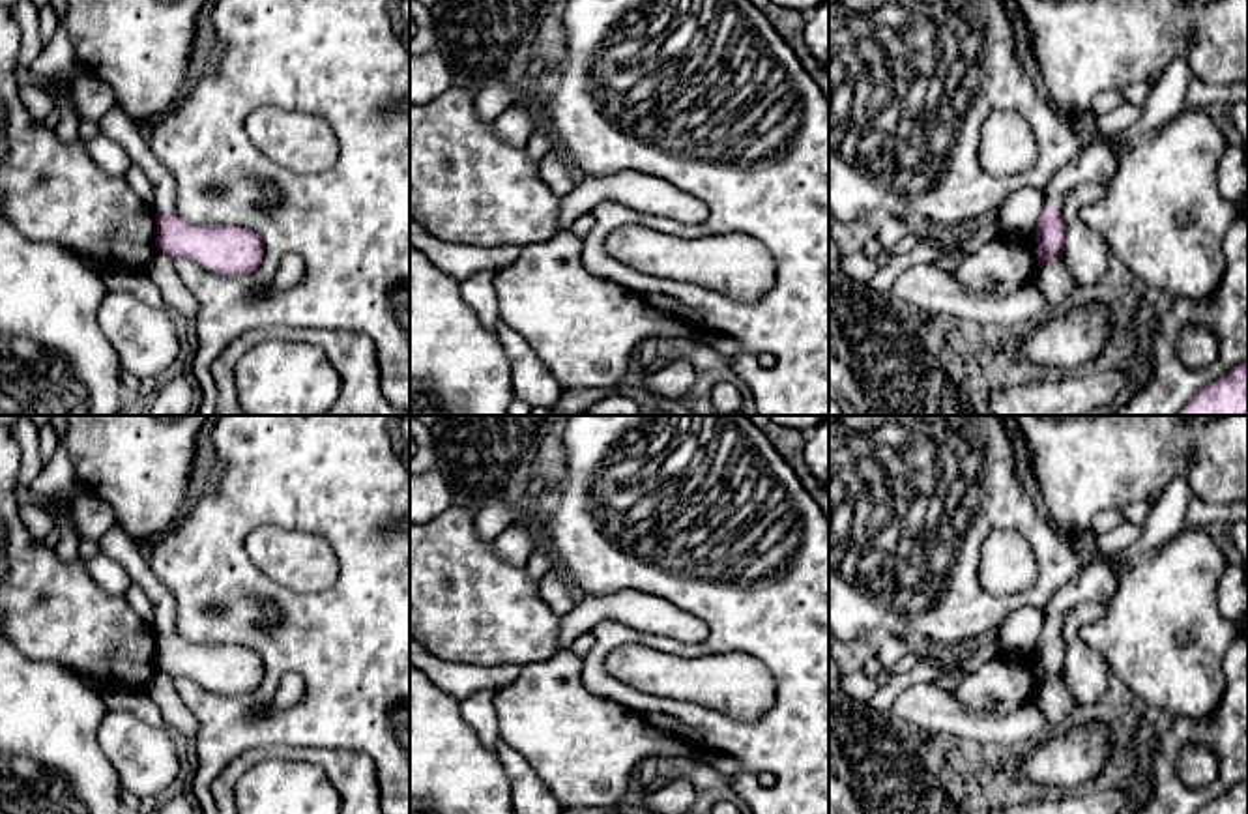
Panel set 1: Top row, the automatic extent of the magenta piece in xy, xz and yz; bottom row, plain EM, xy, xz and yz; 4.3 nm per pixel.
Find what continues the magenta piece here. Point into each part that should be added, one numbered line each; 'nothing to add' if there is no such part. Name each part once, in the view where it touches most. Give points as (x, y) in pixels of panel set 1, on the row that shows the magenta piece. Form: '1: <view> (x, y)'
1: xy (116, 124)

